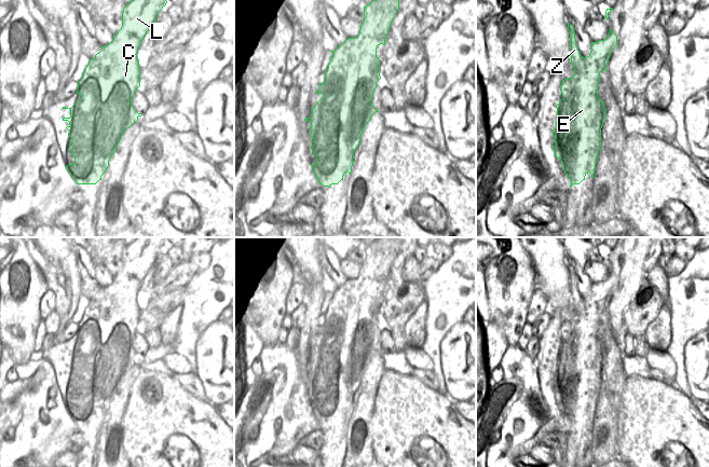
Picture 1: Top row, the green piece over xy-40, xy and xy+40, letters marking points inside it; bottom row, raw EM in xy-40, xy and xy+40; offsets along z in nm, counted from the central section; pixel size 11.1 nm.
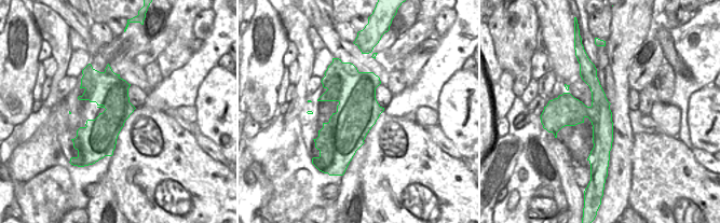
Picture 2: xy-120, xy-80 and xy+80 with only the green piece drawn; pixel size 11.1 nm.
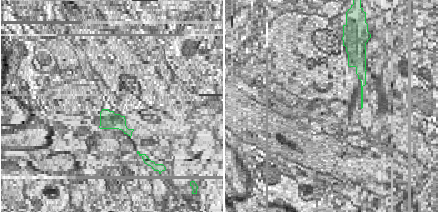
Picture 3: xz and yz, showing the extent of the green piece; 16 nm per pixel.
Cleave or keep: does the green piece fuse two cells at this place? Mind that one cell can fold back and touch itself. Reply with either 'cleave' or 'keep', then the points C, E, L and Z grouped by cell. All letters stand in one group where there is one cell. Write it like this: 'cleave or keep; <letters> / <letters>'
cleave; C E L / Z

